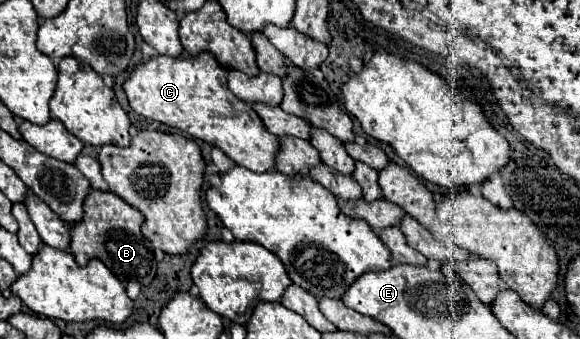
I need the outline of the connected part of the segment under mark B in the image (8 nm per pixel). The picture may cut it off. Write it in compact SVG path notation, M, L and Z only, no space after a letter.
M92 190L84 204L84 220L82 224L74 224L72 228L72 242L70 252L76 258L78 266L86 266L88 260L98 258L104 262L110 272L120 282L140 282L148 286L156 276L156 258L152 254L152 244L142 236L140 226L144 218L136 208L130 208L122 198L114 196L112 192Z

